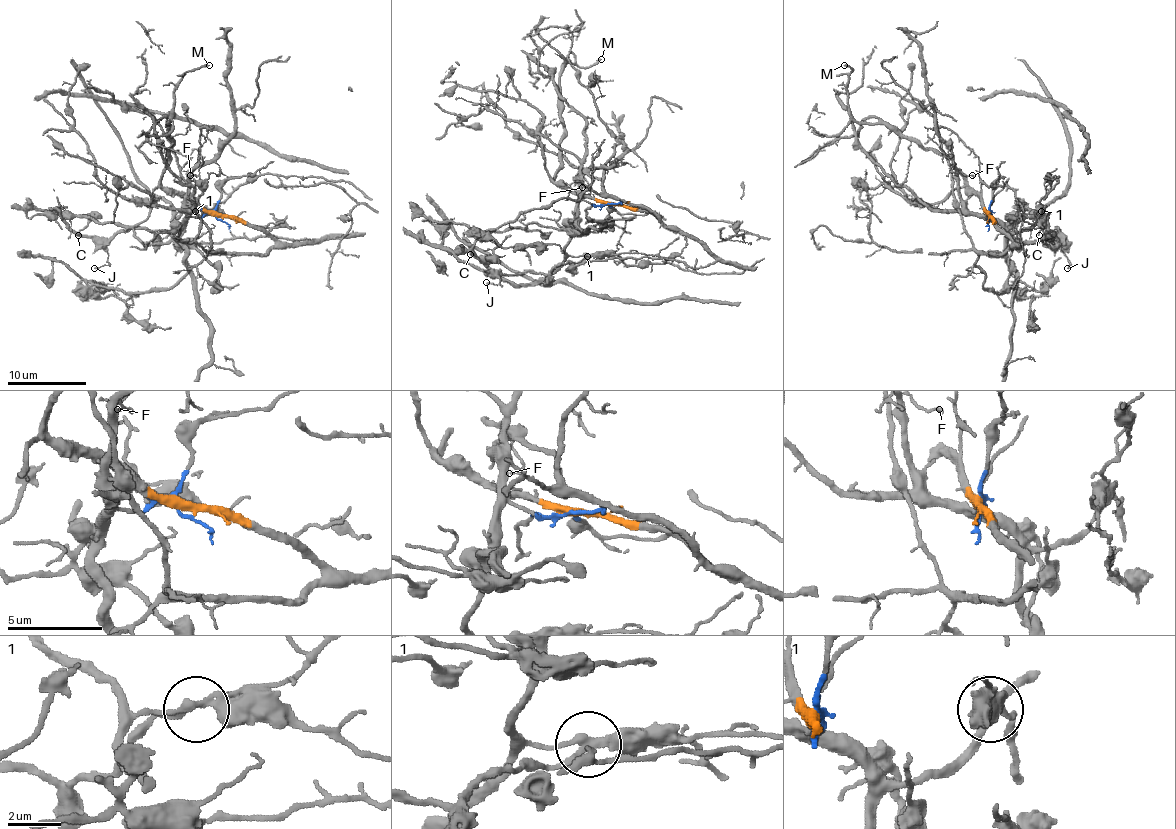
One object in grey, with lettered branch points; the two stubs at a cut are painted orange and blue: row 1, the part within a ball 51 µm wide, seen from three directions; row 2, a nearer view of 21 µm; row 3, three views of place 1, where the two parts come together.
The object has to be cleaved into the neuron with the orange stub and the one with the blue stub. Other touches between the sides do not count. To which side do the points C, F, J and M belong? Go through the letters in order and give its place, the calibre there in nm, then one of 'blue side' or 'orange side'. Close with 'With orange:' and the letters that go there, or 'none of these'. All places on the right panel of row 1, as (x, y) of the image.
C: (1039, 235) | 150 nm | orange side
F: (972, 175) | 130 nm | blue side
J: (1067, 268) | 120 nm | orange side
M: (844, 65) | 220 nm | orange side
With orange: C, J, M

